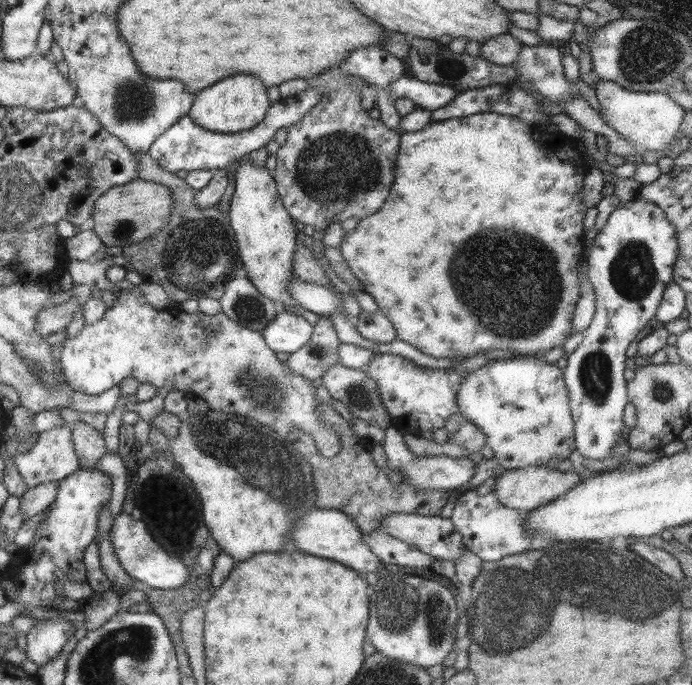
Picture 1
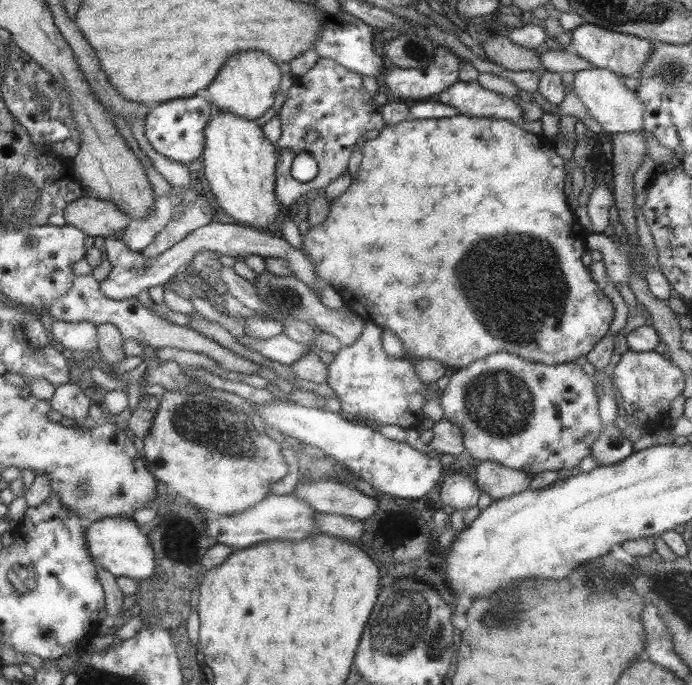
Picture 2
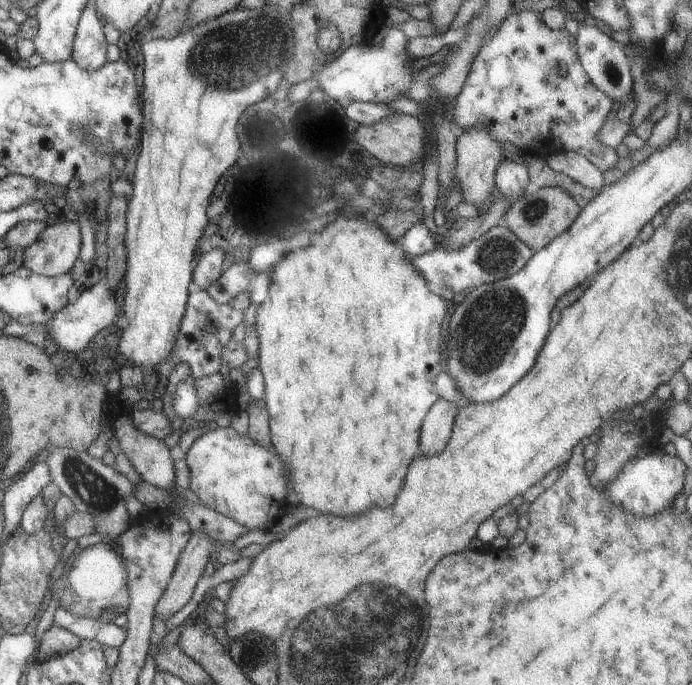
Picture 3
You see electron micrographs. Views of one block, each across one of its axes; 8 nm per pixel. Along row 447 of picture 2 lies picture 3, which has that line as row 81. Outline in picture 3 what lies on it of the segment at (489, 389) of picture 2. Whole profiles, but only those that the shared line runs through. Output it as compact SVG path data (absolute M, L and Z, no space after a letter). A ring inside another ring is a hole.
M519 10L507 15L497 32L478 50L453 104L456 131L467 130L479 120L489 136L503 147L535 155L551 154L553 150L573 151L592 161L599 172L615 169L618 156L611 147L597 142L597 130L611 110L613 100L599 92L589 80L577 56L575 37L565 30L549 30L543 24L542 13Z

